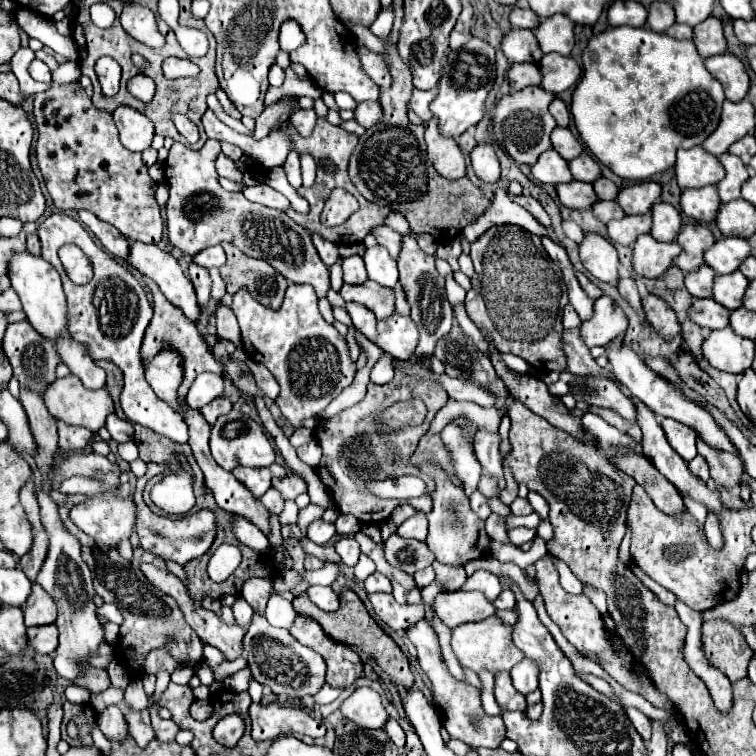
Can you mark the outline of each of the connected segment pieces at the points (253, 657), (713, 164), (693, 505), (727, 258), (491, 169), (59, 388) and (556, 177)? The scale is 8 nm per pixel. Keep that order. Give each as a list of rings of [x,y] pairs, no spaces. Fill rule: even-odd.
[[[254,614],[252,624],[244,636],[244,654],[254,680],[268,686],[280,700],[314,696],[324,686],[326,662],[312,648],[300,644],[288,630],[280,630],[268,624],[262,614]]]
[[[702,146],[690,150],[678,150],[676,180],[682,190],[718,184],[724,178],[724,174],[726,172],[720,160],[710,152],[706,152]]]
[[[682,494],[682,498],[684,498],[684,506],[688,508],[688,512],[700,522],[700,526],[704,526],[708,510],[704,510],[704,506],[700,506],[700,502],[692,502],[692,498],[688,498],[688,494]]]
[[[722,238],[710,250],[706,250],[706,264],[716,270],[716,274],[732,274],[740,268],[740,262],[750,256],[750,244],[744,238]]]
[[[476,144],[476,148],[470,152],[470,158],[474,172],[482,182],[492,184],[500,178],[500,162],[492,144]]]
[[[74,374],[56,378],[46,390],[44,402],[54,418],[66,424],[86,426],[92,432],[98,432],[106,424],[106,416],[114,412],[114,402],[106,386],[88,390]]]
[[[554,148],[540,154],[538,162],[532,166],[532,174],[542,184],[562,184],[562,182],[574,180],[568,170],[568,160],[564,160],[560,154],[556,154]]]

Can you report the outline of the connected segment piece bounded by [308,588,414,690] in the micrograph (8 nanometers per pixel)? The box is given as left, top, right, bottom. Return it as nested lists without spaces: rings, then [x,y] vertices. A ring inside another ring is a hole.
[[[344,588],[344,592],[342,592],[342,602],[340,602],[340,610],[330,612],[330,614],[308,614],[308,616],[312,616],[332,640],[342,642],[342,644],[346,644],[346,646],[356,646],[358,650],[364,650],[364,652],[370,652],[370,654],[374,656],[376,664],[394,680],[394,684],[402,686],[404,690],[412,688],[414,676],[412,676],[412,672],[410,672],[408,658],[406,658],[404,652],[396,646],[396,642],[394,642],[390,636],[386,636],[386,634],[382,632],[382,628],[370,618],[368,610],[364,608],[364,604],[360,602],[360,598],[358,598],[352,590]]]

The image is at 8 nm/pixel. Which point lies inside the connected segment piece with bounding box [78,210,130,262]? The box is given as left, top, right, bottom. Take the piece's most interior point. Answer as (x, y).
(118, 245)

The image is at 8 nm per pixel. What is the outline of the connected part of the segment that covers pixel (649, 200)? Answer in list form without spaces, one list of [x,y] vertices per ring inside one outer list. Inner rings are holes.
[[[636,182],[620,190],[616,202],[626,214],[646,214],[660,200],[662,186],[658,182]]]

